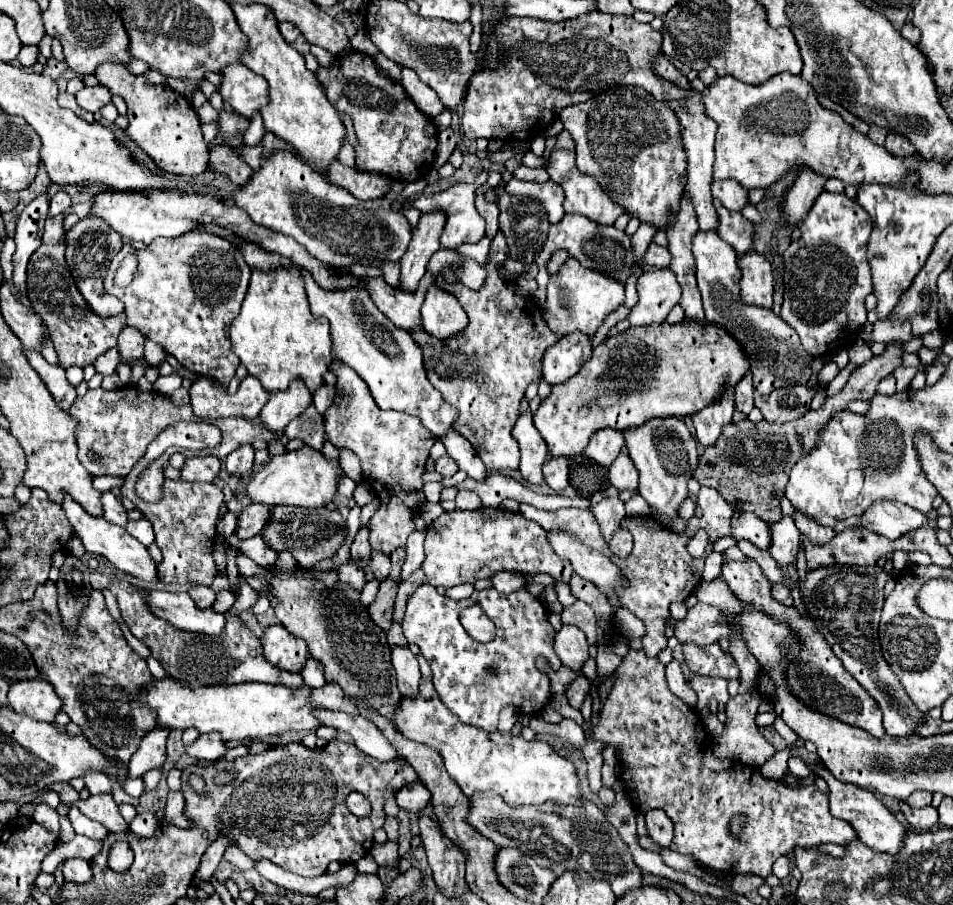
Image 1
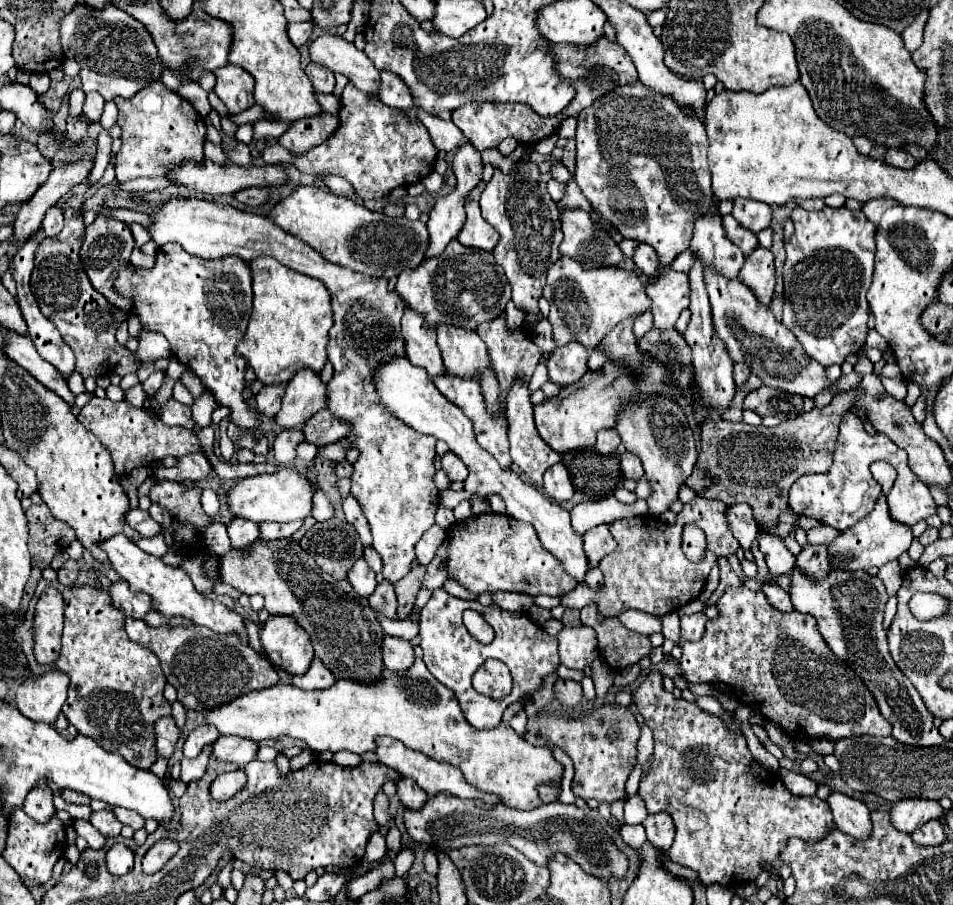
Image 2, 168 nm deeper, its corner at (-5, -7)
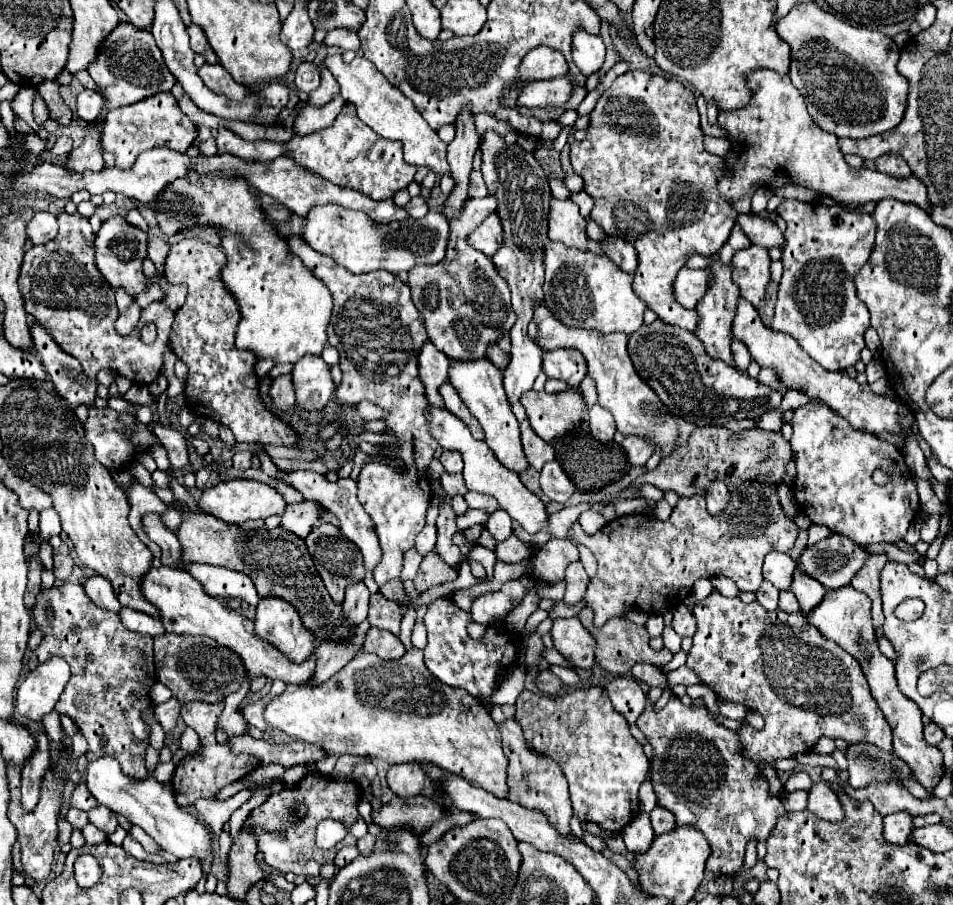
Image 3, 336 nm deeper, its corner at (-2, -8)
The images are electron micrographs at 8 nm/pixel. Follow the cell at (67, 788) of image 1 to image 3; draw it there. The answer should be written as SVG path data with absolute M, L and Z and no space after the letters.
M83 782L77 784L77 788L73 790L71 796L71 808L79 808L79 810L91 810L97 806L97 800L93 798L93 794L87 790L87 786Z

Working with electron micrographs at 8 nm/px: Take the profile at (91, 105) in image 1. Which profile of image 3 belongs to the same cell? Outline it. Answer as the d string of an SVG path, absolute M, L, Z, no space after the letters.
M81 90L77 96L77 116L85 122L95 122L103 106L103 96L93 90Z

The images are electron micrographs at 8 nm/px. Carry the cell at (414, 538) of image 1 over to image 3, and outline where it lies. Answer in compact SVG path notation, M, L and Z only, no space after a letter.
M427 524L427 526L417 534L417 538L415 538L415 548L417 548L417 552L419 552L421 556L425 556L425 554L429 554L429 552L435 548L435 542L437 542L437 528Z

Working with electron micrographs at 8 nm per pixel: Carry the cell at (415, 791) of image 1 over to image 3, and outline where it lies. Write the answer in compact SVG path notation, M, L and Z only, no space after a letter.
M393 764L387 772L387 784L397 796L417 796L425 790L425 772L421 764Z

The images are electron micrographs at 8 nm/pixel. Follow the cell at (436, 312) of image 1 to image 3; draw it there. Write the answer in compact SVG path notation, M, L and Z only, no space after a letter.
M485 358L481 362L451 362L449 382L457 390L457 394L465 402L465 406L471 410L471 414L483 426L485 442L495 452L499 462L505 468L513 470L515 474L523 474L529 468L529 462L523 454L523 446L521 446L521 438L519 438L519 422L517 422L515 414L511 412L511 404L503 390L501 372Z

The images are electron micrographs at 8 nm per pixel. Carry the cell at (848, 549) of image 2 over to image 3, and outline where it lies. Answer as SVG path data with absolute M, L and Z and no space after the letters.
M833 534L811 548L805 548L795 564L799 572L815 578L829 590L837 590L851 582L867 556L869 554L849 538Z

